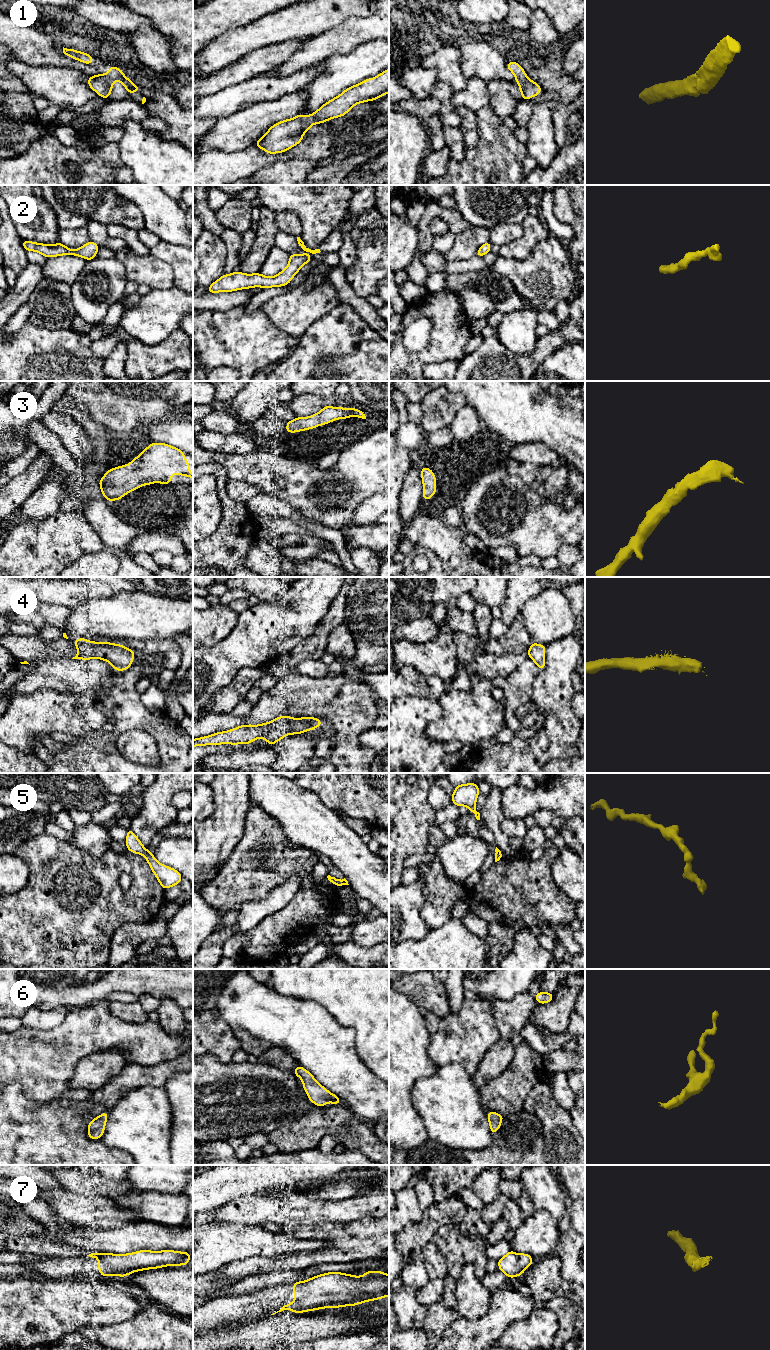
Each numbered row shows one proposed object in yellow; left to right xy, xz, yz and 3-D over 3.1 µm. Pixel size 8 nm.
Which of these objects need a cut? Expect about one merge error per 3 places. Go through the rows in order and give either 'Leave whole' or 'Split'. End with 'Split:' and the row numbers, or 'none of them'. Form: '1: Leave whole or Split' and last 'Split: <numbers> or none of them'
1: Leave whole
2: Leave whole
3: Leave whole
4: Leave whole
5: Leave whole
6: Leave whole
7: Leave whole
Split: none of them

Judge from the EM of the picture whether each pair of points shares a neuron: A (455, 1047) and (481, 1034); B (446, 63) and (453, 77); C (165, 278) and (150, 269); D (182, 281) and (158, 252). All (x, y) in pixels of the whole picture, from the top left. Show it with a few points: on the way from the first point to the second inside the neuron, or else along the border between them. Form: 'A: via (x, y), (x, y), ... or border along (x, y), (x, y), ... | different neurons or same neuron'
A: via (461, 1041), (469, 1034), (475, 1034) | same neuron
B: via (448, 66), (451, 74) | same neuron
C: via (161, 276), (154, 273) | same neuron
D: via (182, 272), (182, 269), (167, 254) | same neuron

